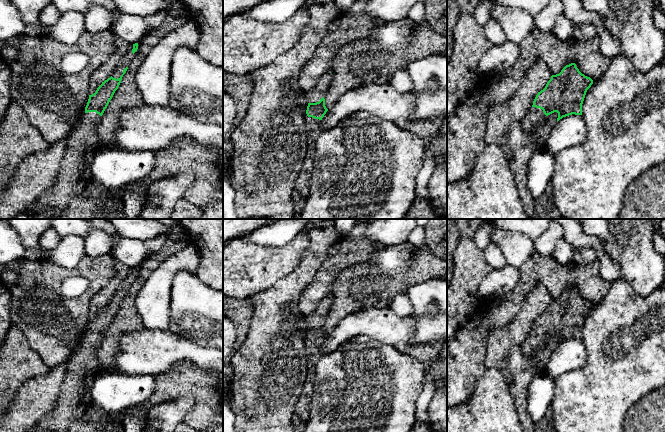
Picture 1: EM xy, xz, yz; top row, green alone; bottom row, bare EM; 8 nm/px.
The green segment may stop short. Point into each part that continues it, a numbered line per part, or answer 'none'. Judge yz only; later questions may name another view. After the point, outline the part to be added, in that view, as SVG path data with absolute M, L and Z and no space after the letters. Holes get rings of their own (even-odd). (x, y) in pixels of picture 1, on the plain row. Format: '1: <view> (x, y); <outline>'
1: yz (535, 340); M531 331L523 345L524 350L530 355L535 354L545 343L544 336L540 332Z

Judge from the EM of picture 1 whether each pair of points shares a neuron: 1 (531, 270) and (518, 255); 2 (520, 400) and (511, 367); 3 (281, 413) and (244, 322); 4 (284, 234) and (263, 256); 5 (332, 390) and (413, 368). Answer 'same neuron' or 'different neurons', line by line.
1: different neurons
2: same neuron
3: different neurons
4: different neurons
5: same neuron

